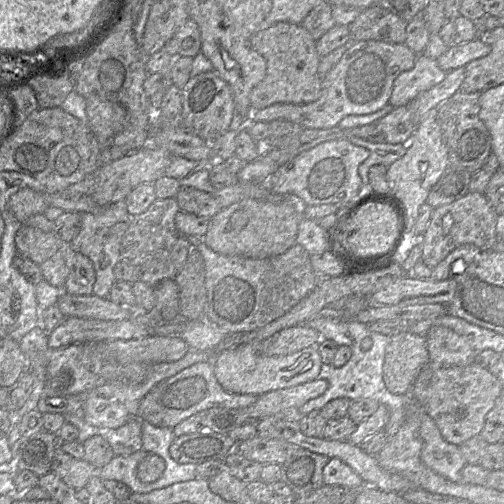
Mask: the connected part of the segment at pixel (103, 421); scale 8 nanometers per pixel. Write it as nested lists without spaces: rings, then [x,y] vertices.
[[[87,394],[83,404],[83,417],[93,426],[113,429],[123,426],[131,418],[123,404],[97,394]]]

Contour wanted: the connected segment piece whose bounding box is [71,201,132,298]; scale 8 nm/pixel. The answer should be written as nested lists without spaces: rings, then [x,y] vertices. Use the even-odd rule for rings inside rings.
[[[124,201],[110,204],[98,212],[81,213],[81,228],[71,245],[92,261],[95,270],[93,294],[98,297],[108,298],[112,285],[117,281],[114,268],[120,260],[122,239],[130,225],[131,218]]]

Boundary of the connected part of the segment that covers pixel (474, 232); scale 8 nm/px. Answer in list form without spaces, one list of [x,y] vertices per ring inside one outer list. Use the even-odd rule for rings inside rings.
[[[469,191],[452,203],[434,208],[428,227],[420,237],[423,247],[421,261],[428,267],[434,268],[452,250],[464,244],[492,249],[498,238],[497,218],[498,214],[481,192]]]

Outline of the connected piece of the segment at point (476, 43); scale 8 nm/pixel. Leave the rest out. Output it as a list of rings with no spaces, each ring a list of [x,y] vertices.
[[[477,37],[465,43],[449,46],[438,59],[438,65],[446,72],[465,67],[475,59],[483,58],[491,52],[491,46],[484,37]]]

